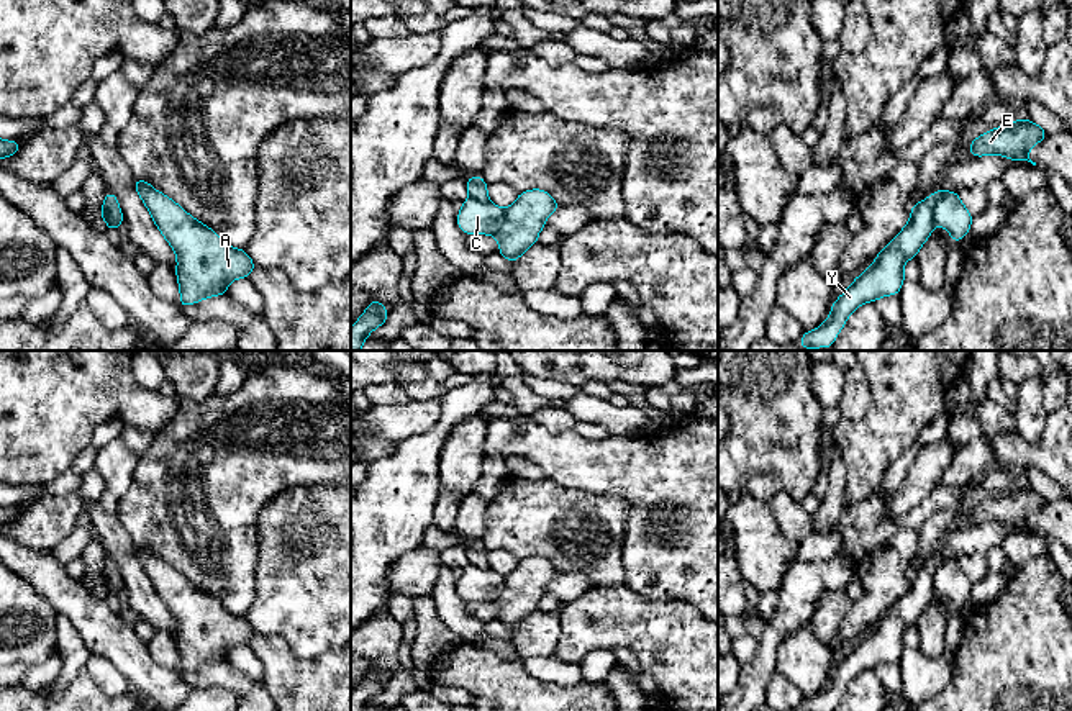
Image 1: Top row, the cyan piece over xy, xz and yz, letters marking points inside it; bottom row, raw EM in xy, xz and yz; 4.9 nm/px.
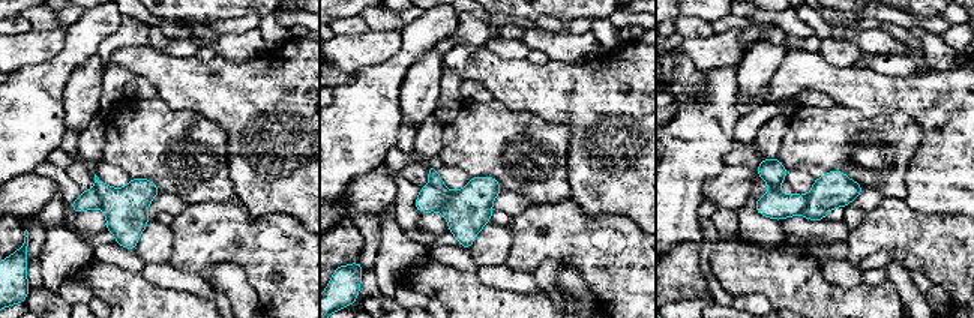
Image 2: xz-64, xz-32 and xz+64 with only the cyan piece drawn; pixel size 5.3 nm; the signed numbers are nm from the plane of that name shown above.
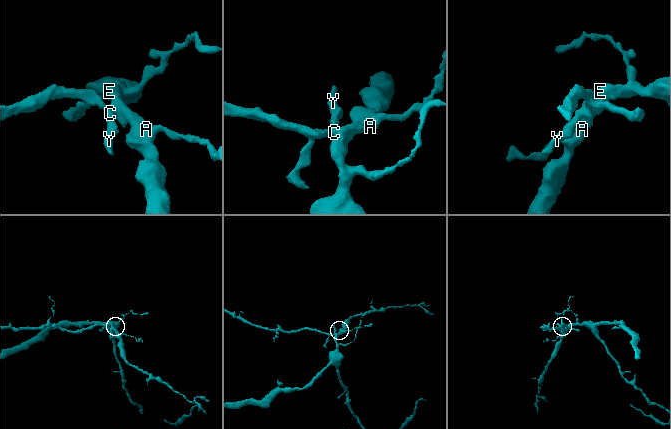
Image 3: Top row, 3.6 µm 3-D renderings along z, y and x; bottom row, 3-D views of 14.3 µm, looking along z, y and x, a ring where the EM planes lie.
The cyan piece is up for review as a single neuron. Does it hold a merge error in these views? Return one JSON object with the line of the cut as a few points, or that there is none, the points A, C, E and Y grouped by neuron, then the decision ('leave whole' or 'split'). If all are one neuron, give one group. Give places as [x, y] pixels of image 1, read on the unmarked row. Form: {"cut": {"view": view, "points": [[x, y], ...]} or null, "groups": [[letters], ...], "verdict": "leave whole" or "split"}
{"cut": {"view": "yz", "points": [[948, 559], [936, 570], [933, 588]]}, "groups": [["A", "E", "Y"], ["C"]], "verdict": "split"}

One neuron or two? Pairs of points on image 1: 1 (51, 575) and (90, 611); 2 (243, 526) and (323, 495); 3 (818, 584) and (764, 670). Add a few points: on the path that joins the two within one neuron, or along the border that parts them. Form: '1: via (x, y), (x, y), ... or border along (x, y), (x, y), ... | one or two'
1: via (61, 585), (81, 605) | one
2: border along (279, 492), (258, 515), (256, 559) | two
3: via (797, 605), (776, 629), (767, 649) | one

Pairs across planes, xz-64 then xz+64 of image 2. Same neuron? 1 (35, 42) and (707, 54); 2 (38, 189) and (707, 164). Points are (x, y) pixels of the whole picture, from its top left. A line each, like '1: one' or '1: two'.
1: one
2: two

